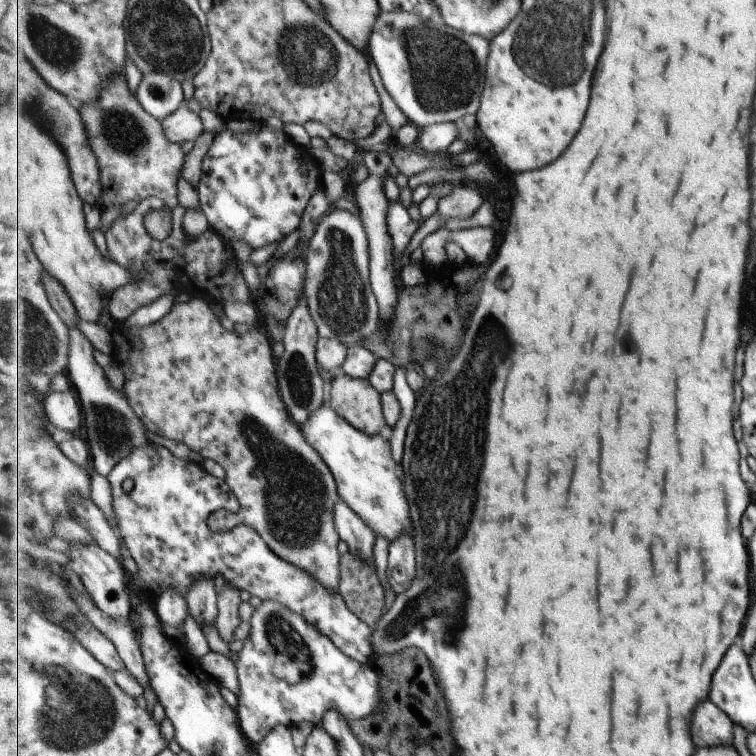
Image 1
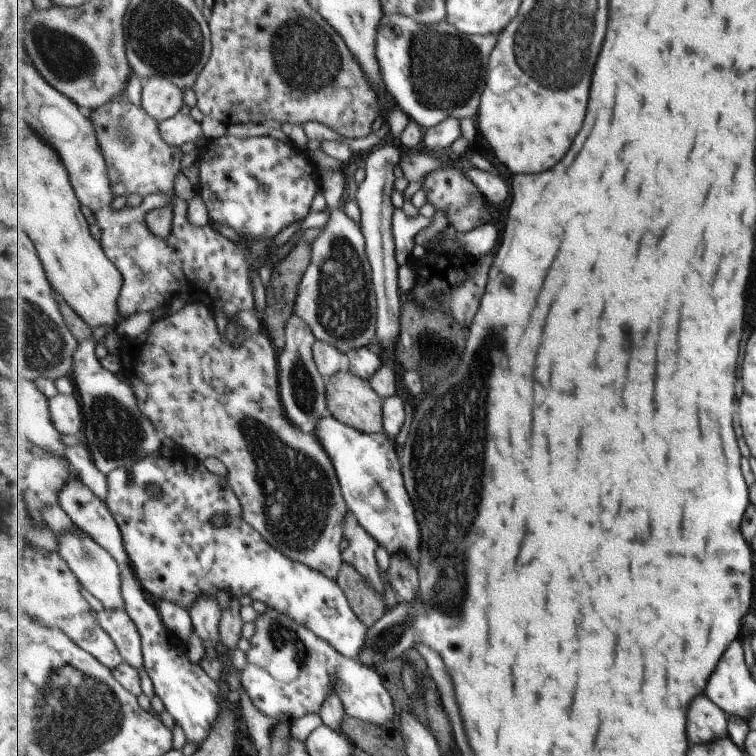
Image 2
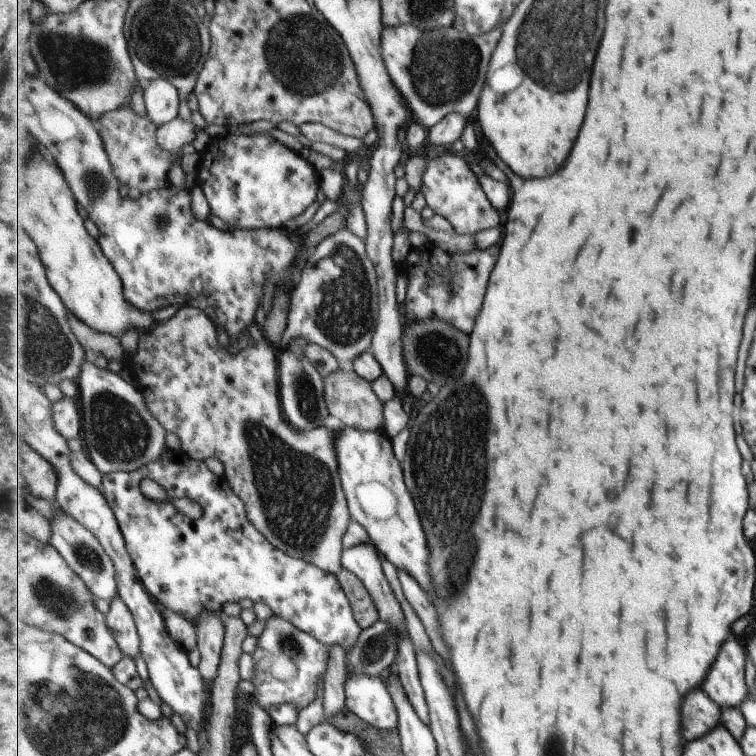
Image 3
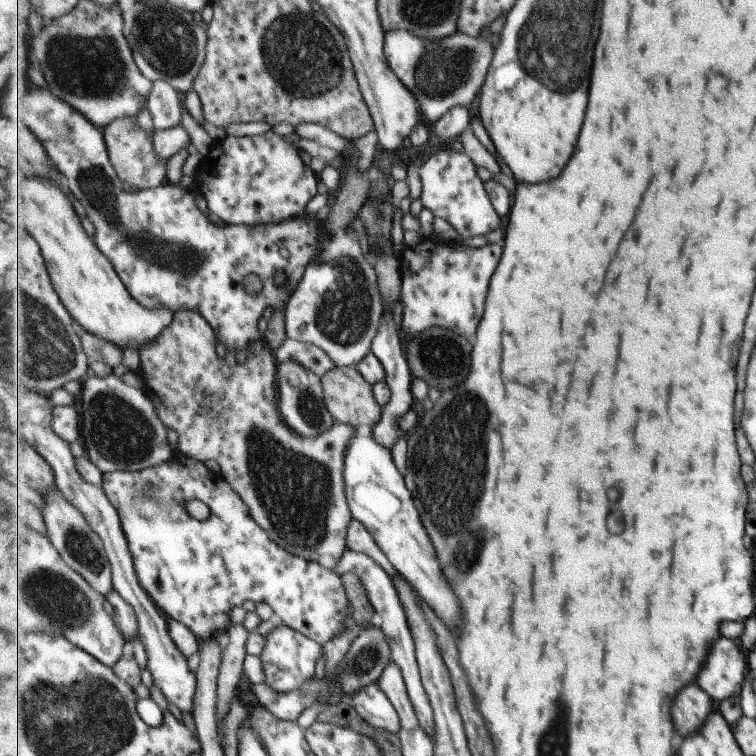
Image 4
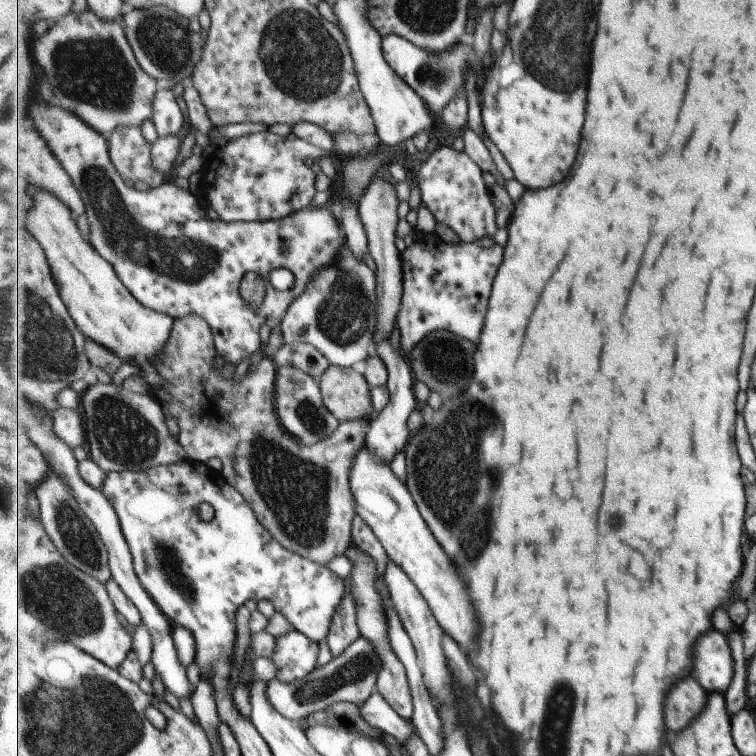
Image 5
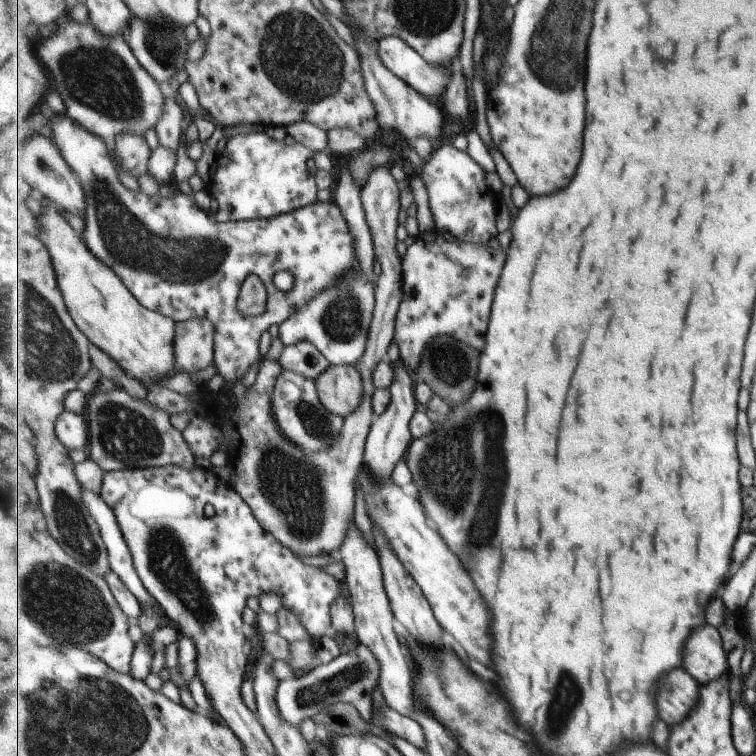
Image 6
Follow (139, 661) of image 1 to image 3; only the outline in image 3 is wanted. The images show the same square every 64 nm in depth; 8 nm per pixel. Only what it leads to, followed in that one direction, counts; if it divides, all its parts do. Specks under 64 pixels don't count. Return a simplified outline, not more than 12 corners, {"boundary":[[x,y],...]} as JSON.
{"boundary":[[121,596],[106,616],[123,654],[137,658],[142,642],[135,616]]}

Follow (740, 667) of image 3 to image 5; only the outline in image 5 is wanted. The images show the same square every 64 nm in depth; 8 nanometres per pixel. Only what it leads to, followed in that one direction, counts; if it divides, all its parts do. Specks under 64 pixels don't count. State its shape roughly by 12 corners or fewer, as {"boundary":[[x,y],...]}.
{"boundary":[[727,638],[697,642],[693,676],[708,692],[727,692],[735,660]]}

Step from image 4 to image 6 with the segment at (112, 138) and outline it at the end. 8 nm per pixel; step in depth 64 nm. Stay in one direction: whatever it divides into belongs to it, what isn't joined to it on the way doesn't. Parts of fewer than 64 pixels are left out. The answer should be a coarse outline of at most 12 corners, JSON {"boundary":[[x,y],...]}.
{"boundary":[[138,134],[113,141],[123,170],[149,174],[151,148]]}

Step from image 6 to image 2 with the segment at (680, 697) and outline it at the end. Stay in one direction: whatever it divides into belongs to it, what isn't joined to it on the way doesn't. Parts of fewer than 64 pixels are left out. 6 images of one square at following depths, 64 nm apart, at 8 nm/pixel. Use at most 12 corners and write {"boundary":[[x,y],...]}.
{"boundary":[[707,696],[689,710],[689,738],[707,744],[730,734],[730,717]]}

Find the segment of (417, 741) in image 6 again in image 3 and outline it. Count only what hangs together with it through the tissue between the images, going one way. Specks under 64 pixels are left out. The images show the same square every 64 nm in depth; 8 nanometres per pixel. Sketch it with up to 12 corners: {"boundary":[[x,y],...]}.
{"boundary":[[348,674],[346,706],[375,728],[398,728],[382,676]]}

